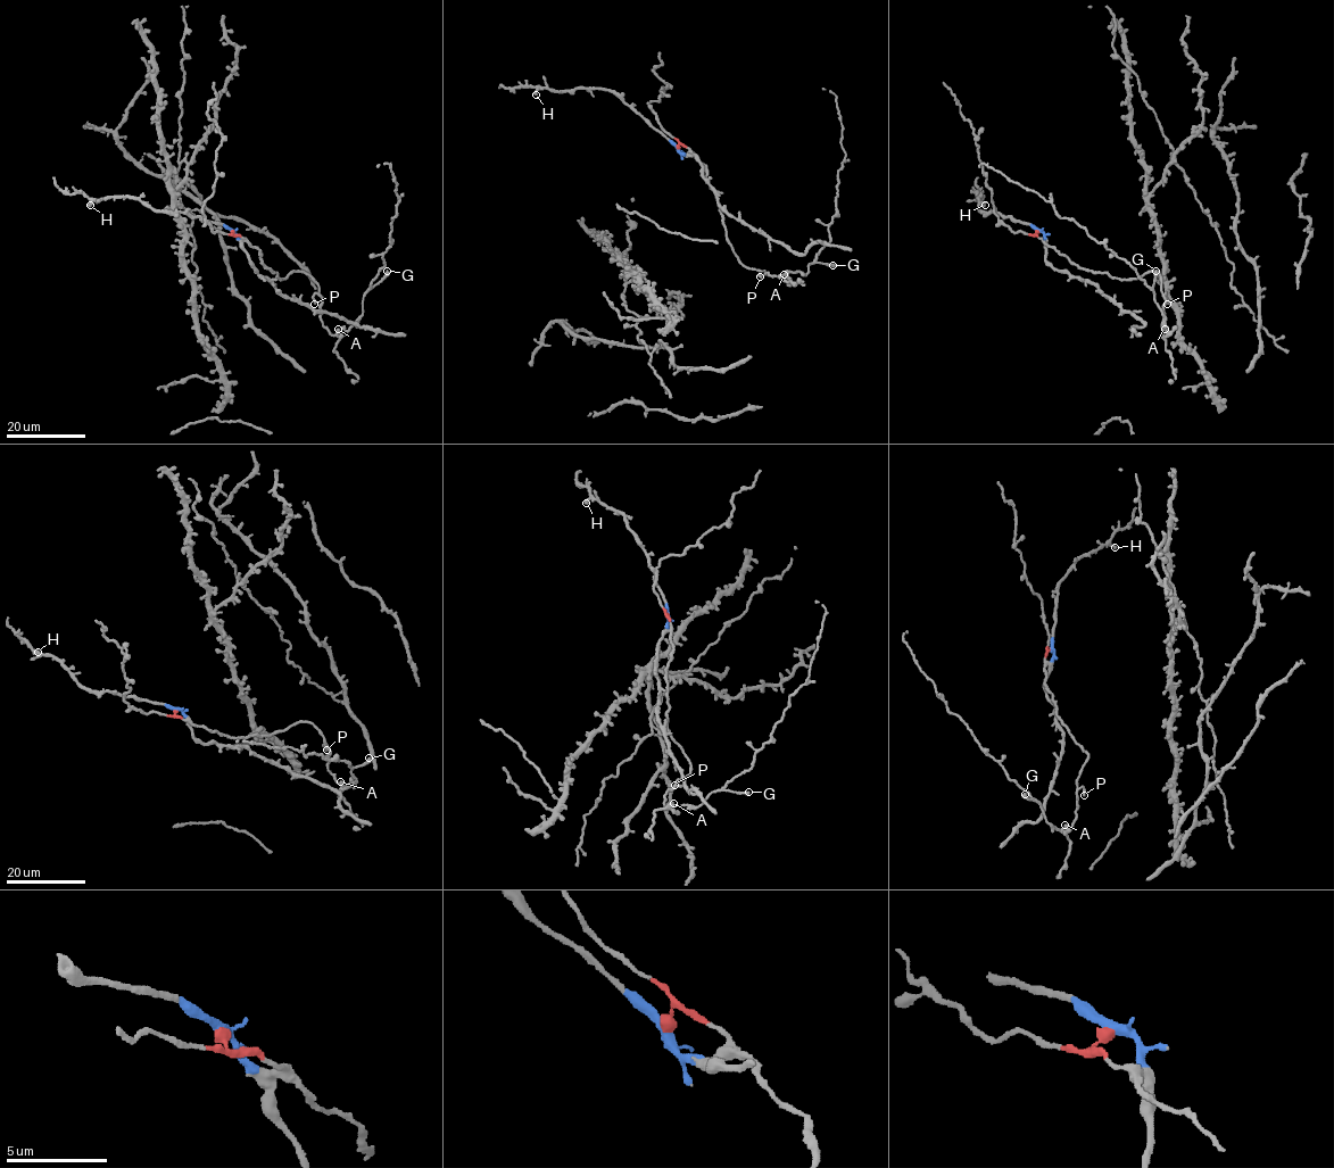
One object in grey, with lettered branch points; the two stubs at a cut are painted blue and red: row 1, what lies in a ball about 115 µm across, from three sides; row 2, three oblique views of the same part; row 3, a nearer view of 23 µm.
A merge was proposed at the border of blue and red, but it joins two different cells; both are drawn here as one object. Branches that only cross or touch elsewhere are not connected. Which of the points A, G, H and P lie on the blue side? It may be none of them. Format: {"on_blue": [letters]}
{"on_blue": ["H"]}

